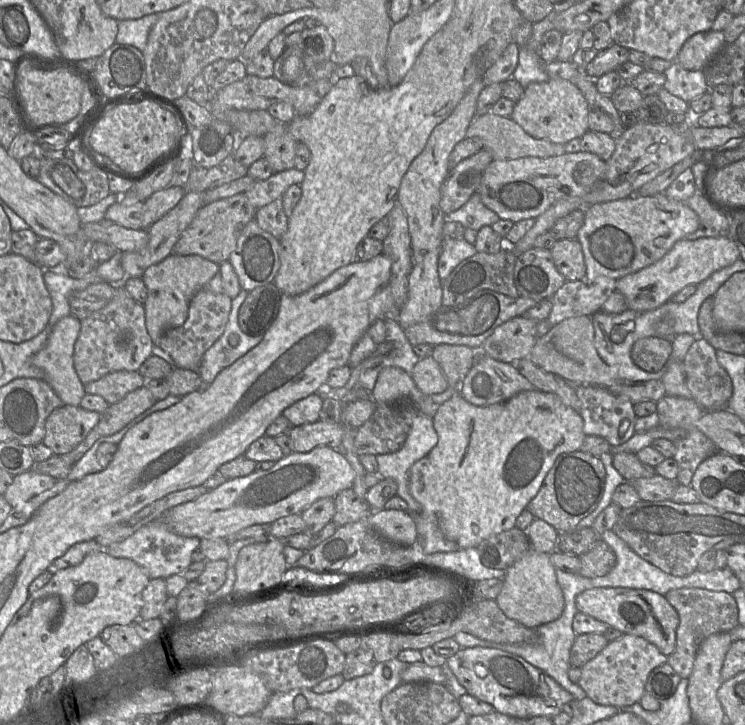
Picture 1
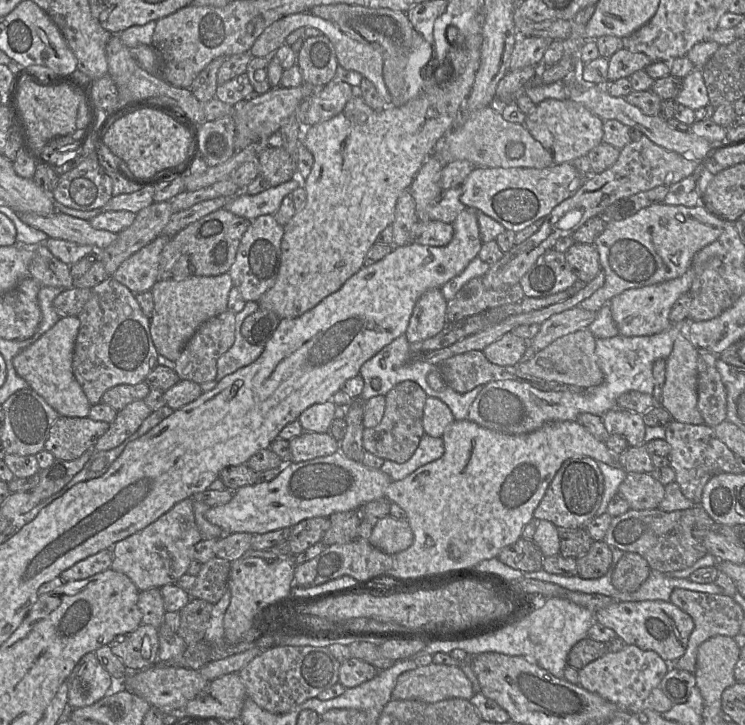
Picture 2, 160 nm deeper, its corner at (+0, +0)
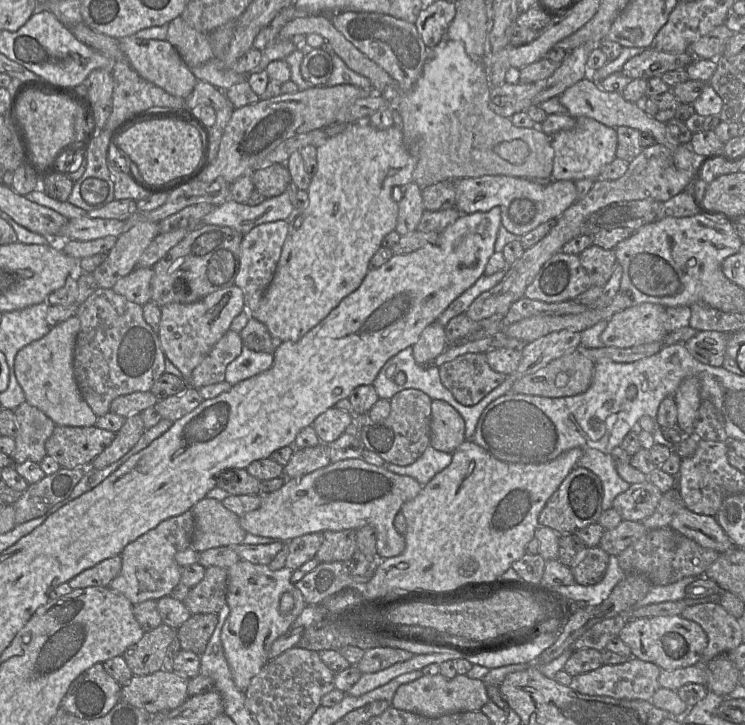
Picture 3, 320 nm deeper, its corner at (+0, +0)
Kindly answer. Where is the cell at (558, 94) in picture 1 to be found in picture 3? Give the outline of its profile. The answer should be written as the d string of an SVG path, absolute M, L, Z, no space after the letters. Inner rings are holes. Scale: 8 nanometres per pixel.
M578 117L573 129L553 134L551 143L554 149L552 180L595 181L600 179L603 168L616 158L617 132L592 118Z

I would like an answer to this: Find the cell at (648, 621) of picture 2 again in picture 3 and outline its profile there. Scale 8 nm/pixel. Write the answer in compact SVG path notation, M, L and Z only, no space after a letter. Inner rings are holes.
M681 615L631 619L626 622L618 638L629 646L633 657L654 663L661 670L675 670L697 664L708 641L700 625Z

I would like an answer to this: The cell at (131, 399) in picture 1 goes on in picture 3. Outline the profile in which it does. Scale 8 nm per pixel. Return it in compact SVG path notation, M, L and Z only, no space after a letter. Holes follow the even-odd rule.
M140 413L127 416L113 442L92 461L94 469L104 469L121 459L135 446L145 430Z

